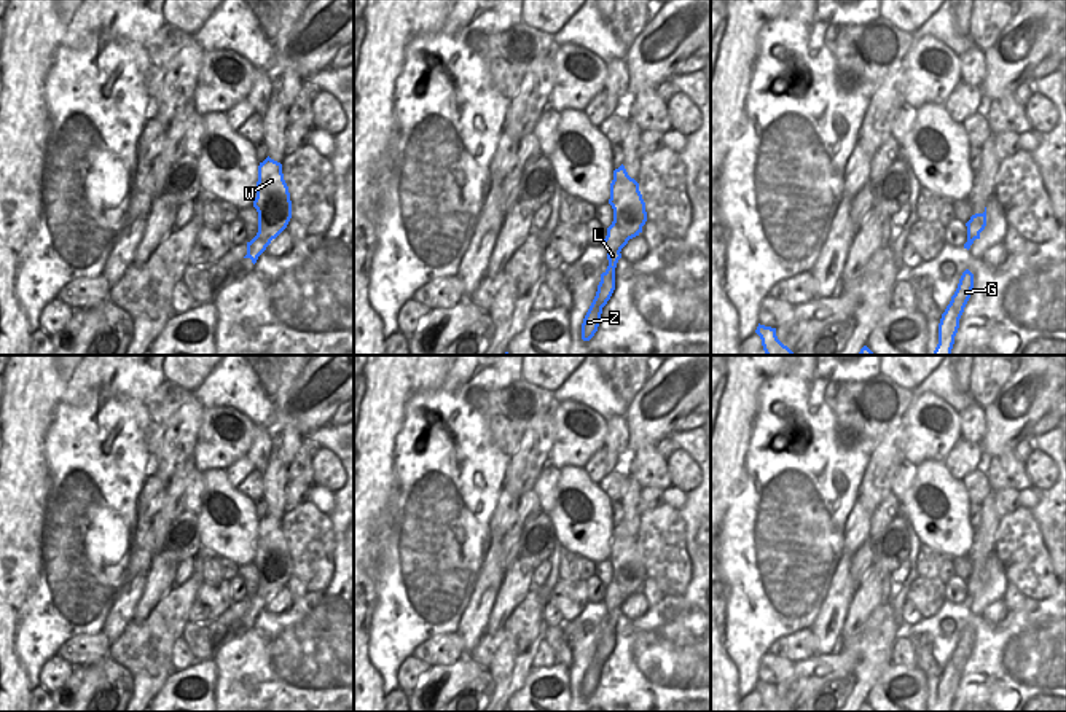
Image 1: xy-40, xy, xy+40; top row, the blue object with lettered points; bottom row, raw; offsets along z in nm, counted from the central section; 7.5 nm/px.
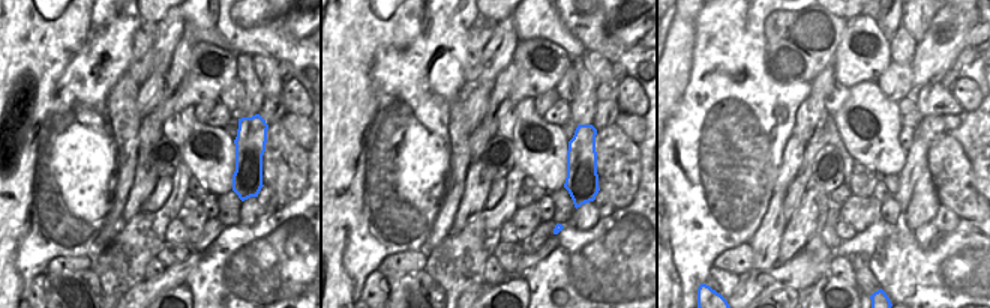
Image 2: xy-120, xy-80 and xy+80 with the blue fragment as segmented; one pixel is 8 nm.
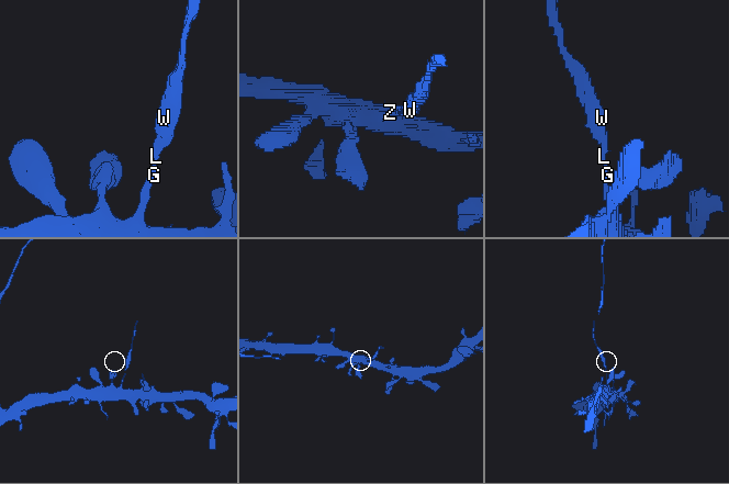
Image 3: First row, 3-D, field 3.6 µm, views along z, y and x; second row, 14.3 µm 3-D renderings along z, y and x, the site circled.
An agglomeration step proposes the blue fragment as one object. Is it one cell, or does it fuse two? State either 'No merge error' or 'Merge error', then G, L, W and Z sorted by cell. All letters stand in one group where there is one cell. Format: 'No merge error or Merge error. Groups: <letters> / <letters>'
Merge error. Groups: G Z / L W

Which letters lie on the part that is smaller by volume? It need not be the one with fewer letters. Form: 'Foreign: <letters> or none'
Foreign: L, W

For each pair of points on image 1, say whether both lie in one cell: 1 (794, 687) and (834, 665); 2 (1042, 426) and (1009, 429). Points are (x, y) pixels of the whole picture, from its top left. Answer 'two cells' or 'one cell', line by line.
1: one cell
2: two cells

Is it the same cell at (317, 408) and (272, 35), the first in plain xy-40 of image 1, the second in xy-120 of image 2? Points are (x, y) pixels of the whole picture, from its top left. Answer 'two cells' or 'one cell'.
two cells

